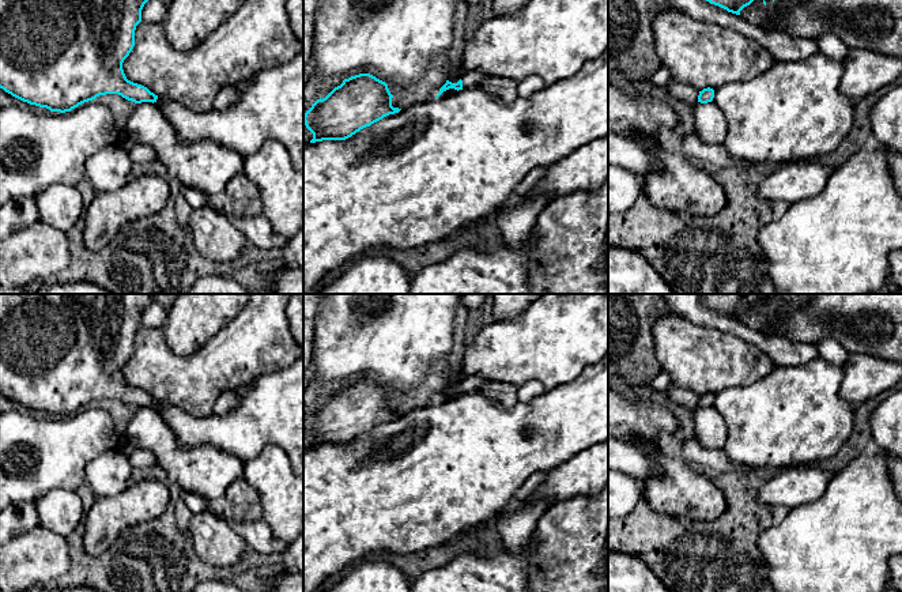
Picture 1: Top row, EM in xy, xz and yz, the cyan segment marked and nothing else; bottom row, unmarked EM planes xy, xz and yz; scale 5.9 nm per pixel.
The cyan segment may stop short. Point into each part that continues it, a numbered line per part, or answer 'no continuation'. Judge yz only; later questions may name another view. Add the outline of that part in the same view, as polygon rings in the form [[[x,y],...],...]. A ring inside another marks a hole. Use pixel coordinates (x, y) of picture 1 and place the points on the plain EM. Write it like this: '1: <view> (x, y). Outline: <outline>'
no continuation

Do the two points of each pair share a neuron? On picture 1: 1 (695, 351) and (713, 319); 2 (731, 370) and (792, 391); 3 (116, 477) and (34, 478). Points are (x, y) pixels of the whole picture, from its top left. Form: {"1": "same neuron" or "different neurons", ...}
{"1": "different neurons", "2": "different neurons", "3": "different neurons"}

